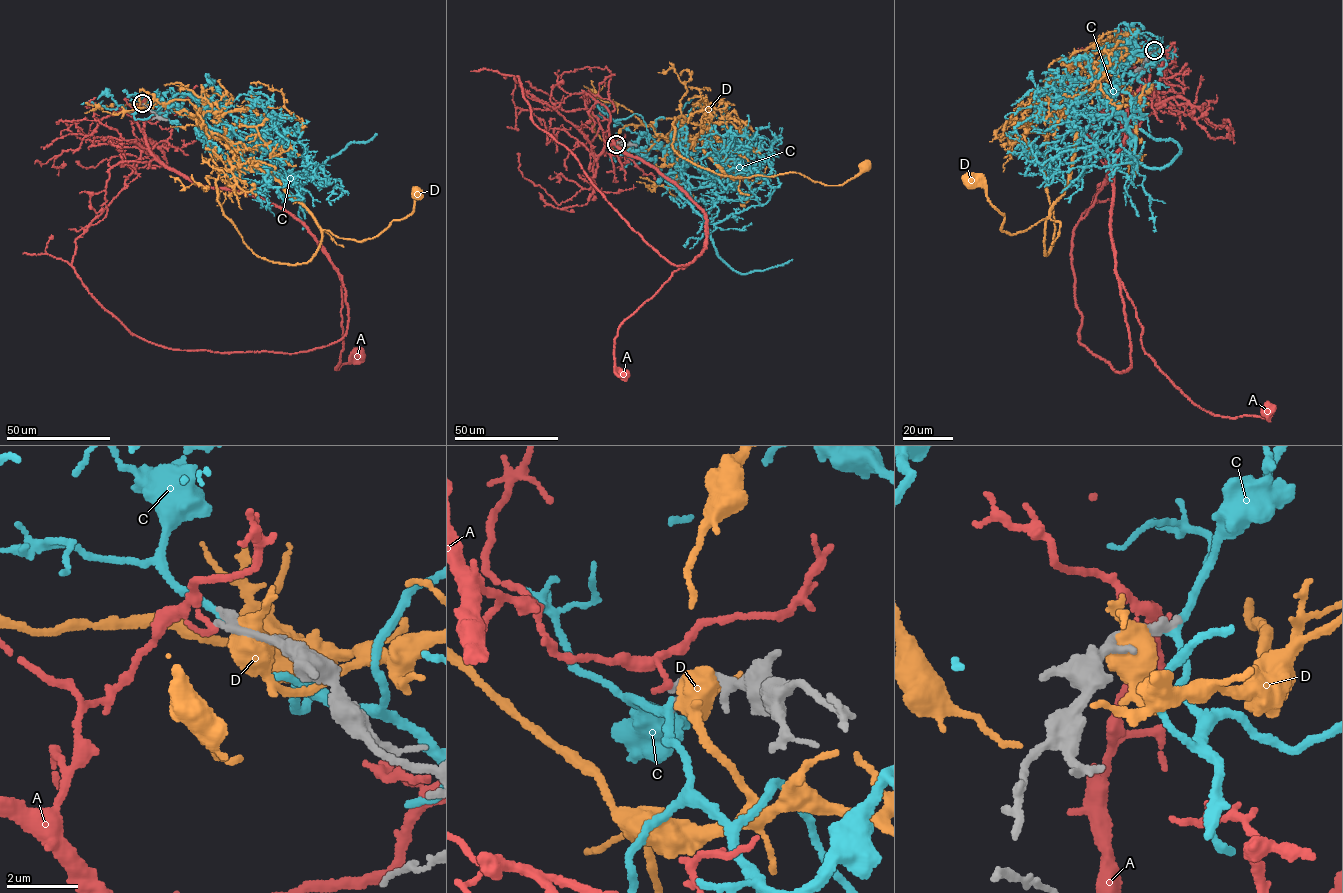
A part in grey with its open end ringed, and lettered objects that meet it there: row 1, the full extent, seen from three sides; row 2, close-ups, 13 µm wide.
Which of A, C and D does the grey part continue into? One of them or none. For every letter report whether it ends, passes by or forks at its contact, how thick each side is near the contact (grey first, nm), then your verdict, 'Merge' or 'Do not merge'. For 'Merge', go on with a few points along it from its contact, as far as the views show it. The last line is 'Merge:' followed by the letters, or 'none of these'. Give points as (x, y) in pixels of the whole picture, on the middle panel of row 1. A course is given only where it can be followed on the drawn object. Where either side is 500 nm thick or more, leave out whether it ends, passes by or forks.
A: It ends there. Thickness 320 nm (grey) against 170 nm. Do not merge
C: It passes by. Thickness 280 nm (grey) against 190 nm. Do not merge
D: Thickness 170 nm (grey) against 600 nm. Do not merge
Merge: none of these

